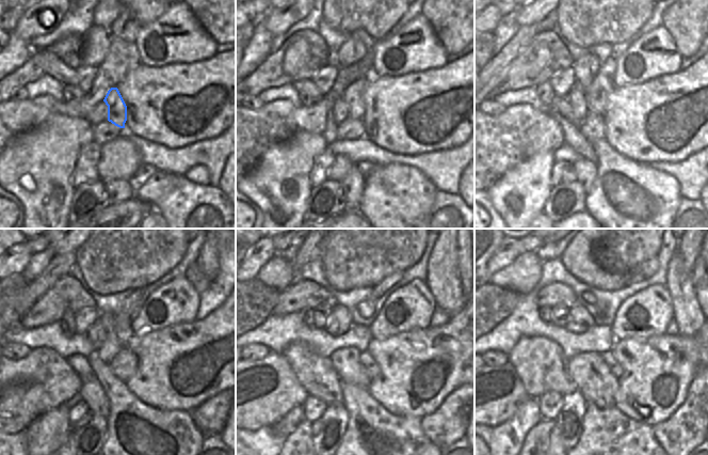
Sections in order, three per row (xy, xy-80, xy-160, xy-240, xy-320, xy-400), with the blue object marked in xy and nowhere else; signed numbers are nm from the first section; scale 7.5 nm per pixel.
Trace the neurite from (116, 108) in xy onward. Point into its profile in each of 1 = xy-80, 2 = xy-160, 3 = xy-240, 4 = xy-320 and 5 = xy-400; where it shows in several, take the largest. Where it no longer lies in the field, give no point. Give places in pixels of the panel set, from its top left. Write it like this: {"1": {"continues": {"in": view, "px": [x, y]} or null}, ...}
{"1": {"continues": {"in": "xy-80", "px": [353, 95]}}, "2": {"continues": {"in": "xy-160", "px": [596, 95]}}, "3": {"continues": {"in": "xy-240", "px": [124, 332]}}, "4": {"continues": {"in": "xy-320", "px": [383, 286]}}, "5": {"continues": {"in": "xy-400", "px": [643, 271]}}}

